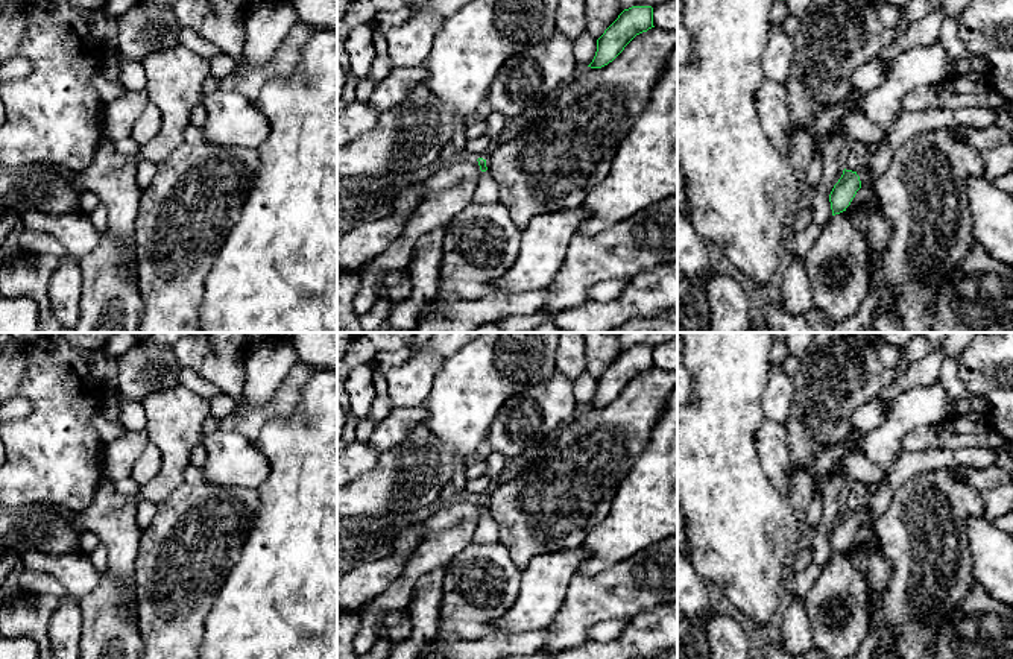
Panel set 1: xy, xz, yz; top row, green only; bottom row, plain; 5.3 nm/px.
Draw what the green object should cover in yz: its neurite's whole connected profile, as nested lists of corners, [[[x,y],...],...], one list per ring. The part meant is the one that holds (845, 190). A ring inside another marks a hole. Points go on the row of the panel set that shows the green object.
[[[936,106],[920,111],[904,111],[896,126],[887,132],[879,150],[872,156],[867,170],[843,170],[841,178],[829,194],[832,216],[846,211],[863,185],[876,182],[888,169],[893,153],[908,140],[933,129],[958,125],[972,125],[975,128],[996,125],[995,109]]]

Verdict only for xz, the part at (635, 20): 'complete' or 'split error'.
complete

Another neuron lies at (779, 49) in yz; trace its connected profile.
[[[770,23],[764,52],[765,77],[785,85],[790,77],[793,55],[794,46],[791,35],[782,26]]]

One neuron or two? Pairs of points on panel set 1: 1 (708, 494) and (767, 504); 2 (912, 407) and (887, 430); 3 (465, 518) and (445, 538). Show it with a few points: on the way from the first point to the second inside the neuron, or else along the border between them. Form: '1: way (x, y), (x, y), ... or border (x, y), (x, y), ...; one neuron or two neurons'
1: way (723, 497), (731, 504), (752, 504); one neuron
2: way (905, 413), (893, 425); one neuron
3: way (460, 523), (450, 533); one neuron

